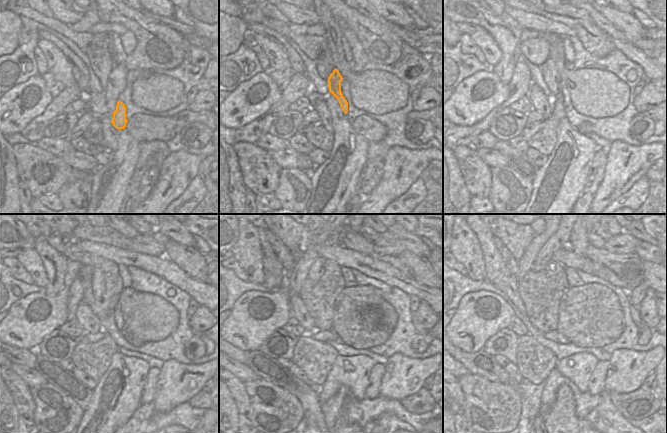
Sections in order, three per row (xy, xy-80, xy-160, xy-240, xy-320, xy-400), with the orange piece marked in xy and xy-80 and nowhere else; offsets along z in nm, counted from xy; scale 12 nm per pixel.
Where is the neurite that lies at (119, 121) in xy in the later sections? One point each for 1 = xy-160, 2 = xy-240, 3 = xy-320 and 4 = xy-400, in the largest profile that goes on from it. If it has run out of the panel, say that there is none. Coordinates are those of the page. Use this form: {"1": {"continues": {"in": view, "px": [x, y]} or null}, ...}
{"1": {"continues": {"in": "xy-160", "px": [549, 70]}}, "2": {"continues": {"in": "xy-240", "px": [98, 282]}}, "3": {"continues": {"in": "xy-320", "px": [316, 270]}}, "4": {"continues": {"in": "xy-400", "px": [559, 240]}}}

